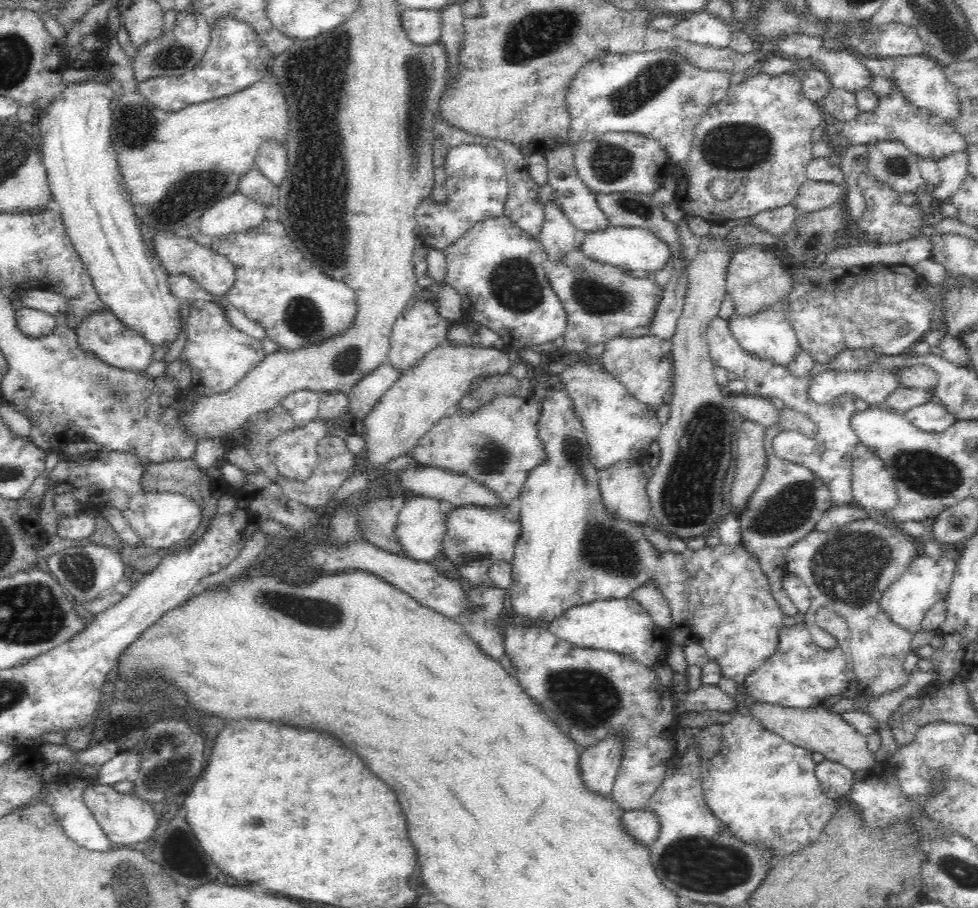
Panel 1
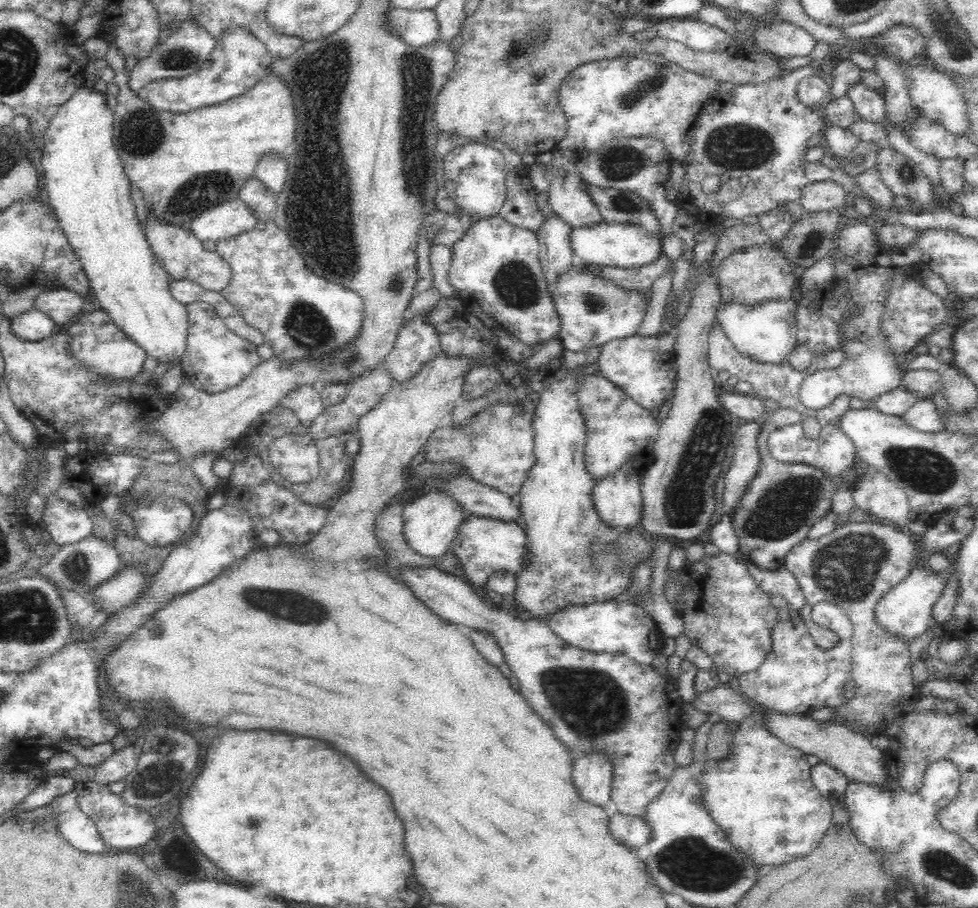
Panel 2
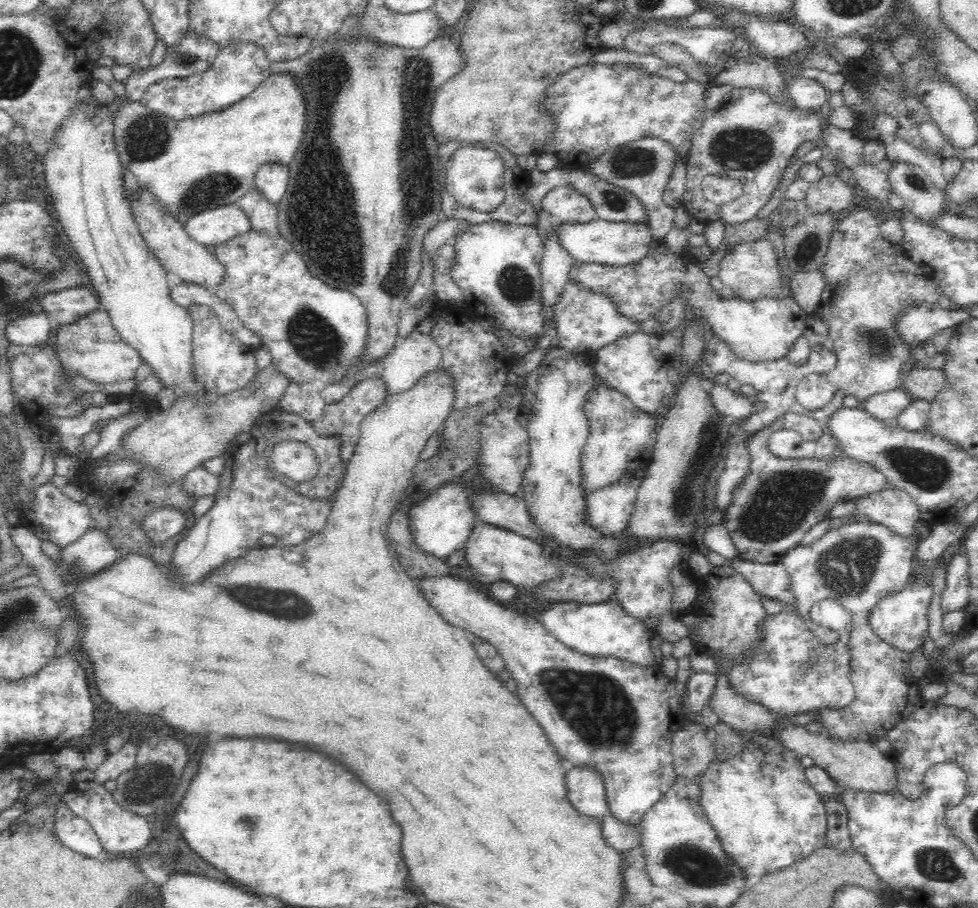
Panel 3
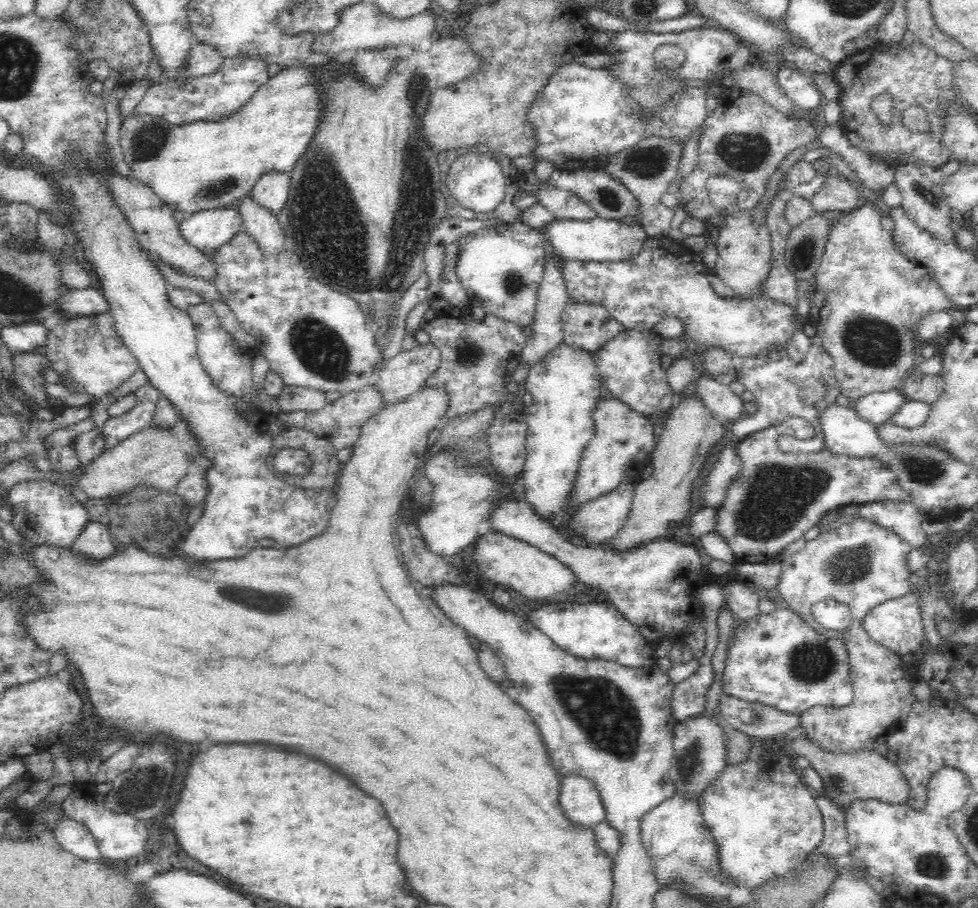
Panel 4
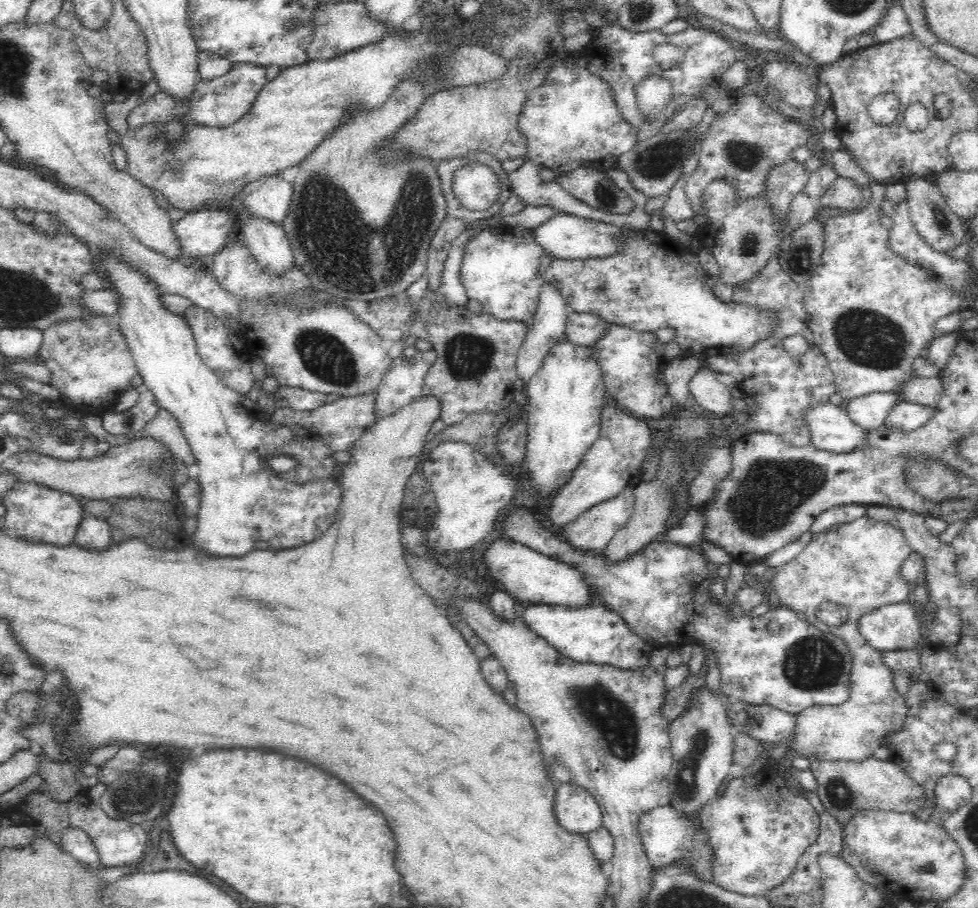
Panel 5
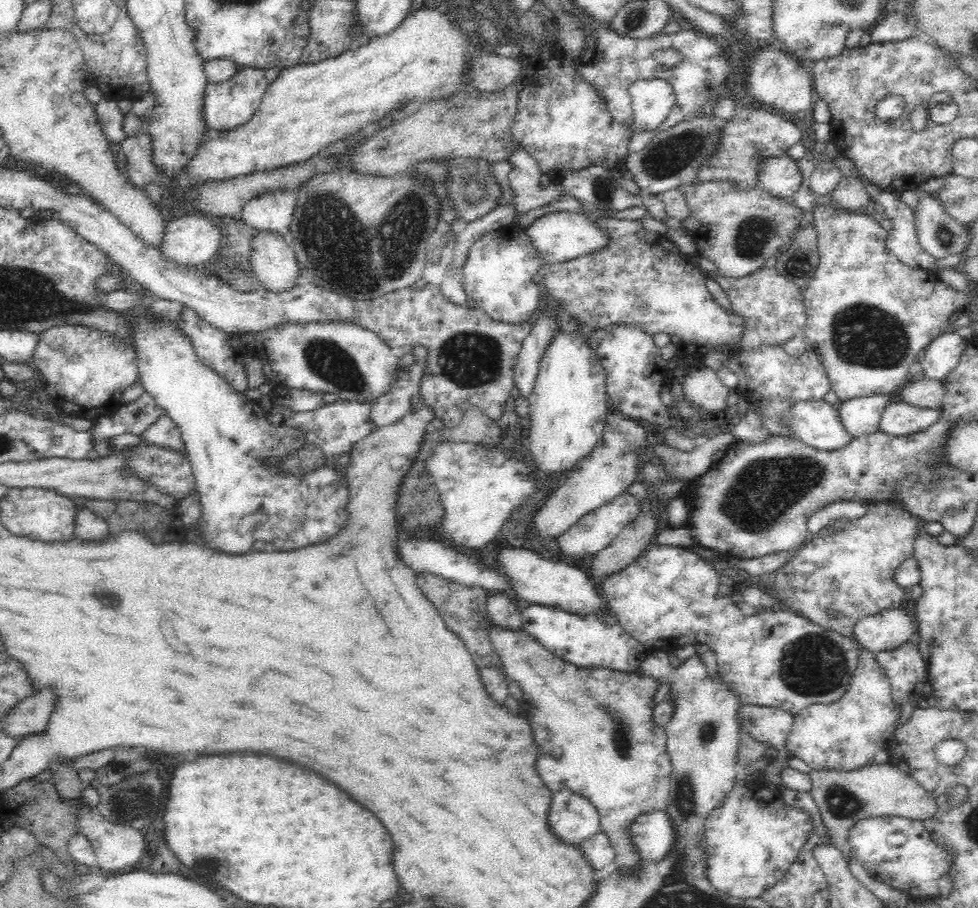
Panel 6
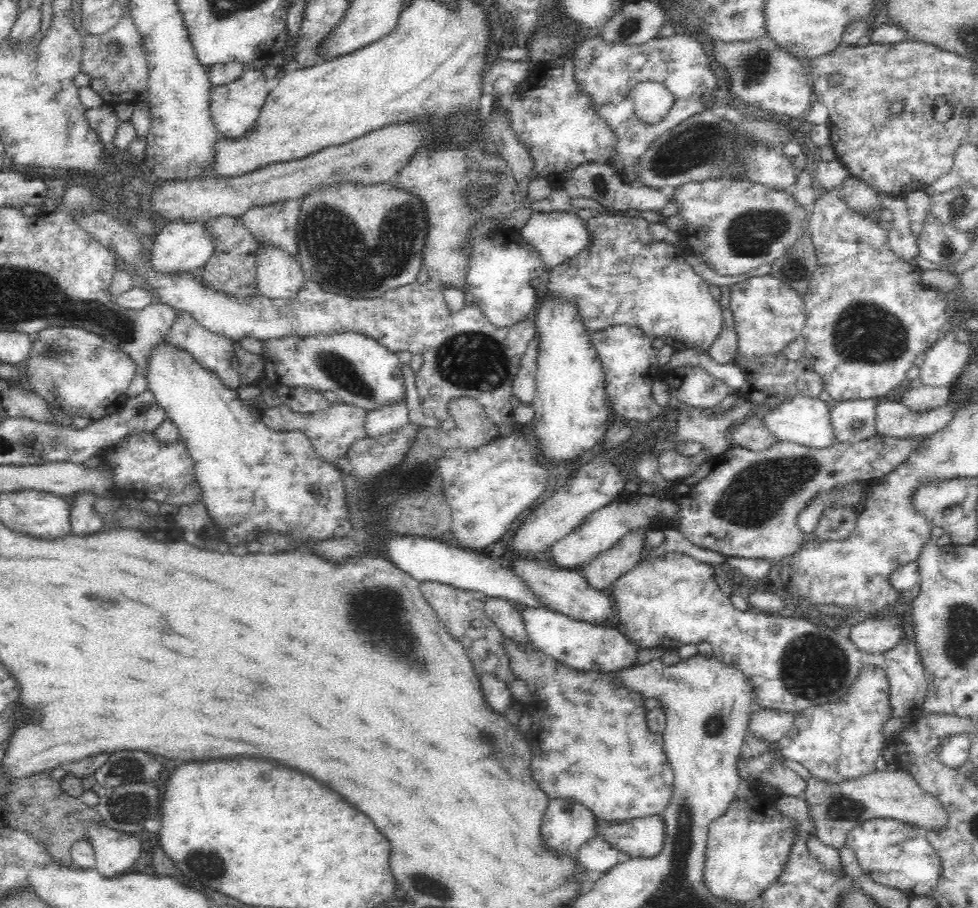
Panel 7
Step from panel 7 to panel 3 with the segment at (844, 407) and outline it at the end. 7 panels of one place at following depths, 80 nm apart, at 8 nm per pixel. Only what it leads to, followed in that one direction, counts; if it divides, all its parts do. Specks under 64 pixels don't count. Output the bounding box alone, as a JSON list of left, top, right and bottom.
[860,387,914,420]

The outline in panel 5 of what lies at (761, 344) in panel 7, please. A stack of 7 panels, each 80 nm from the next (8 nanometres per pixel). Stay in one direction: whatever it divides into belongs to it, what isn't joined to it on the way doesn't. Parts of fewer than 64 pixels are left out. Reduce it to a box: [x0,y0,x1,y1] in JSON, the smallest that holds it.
[732,250,807,338]

